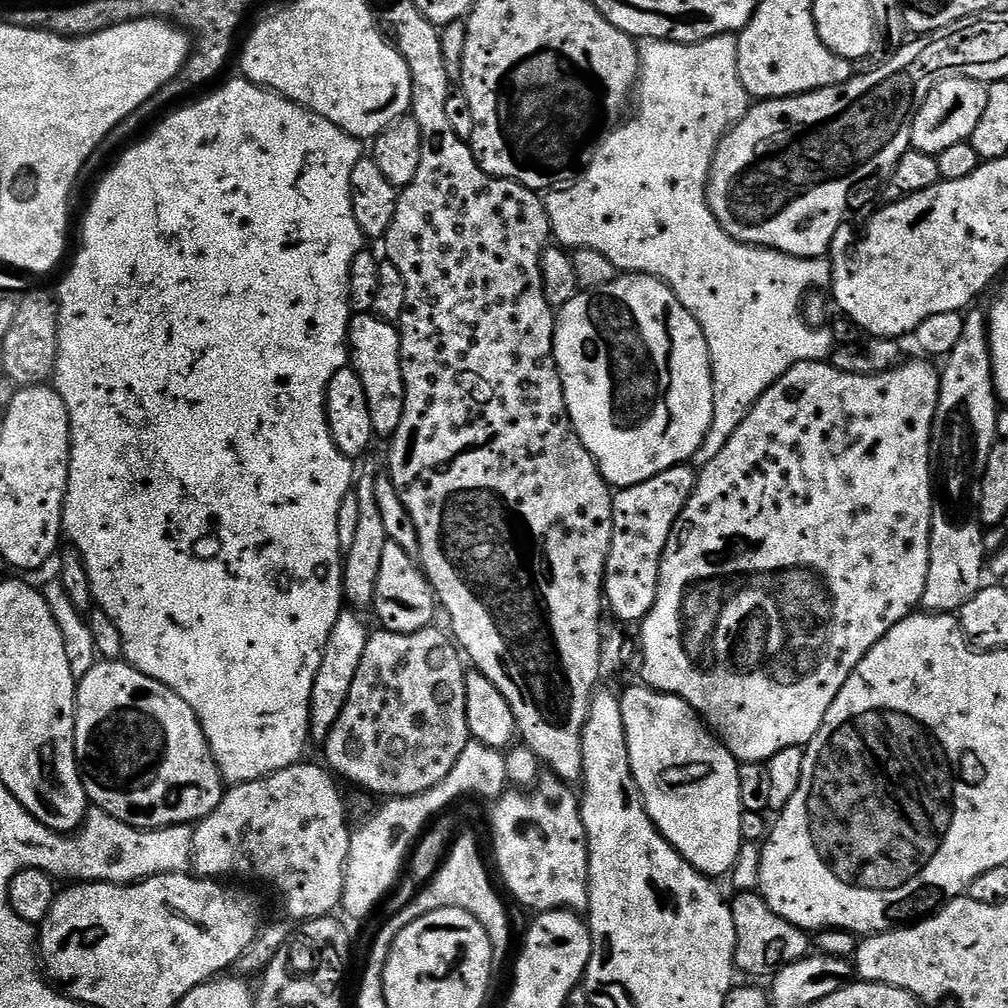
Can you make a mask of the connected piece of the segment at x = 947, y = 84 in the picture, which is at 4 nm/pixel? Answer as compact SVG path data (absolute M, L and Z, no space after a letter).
M949 76L935 84L922 106L916 109L912 123L912 148L917 152L938 154L946 150L946 146L954 146L963 140L971 141L974 126L978 126L978 118L982 118L982 110L986 110L987 93L988 89L981 81L965 76Z

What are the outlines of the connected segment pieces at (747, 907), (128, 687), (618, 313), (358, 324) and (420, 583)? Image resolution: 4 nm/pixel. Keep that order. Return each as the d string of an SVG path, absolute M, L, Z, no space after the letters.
M759 891L739 892L731 897L732 917L734 918L734 968L737 973L745 972L748 976L771 977L788 964L798 962L809 955L810 936L805 929L786 922L764 901Z
M101 659L85 677L78 680L76 686L76 759L80 762L80 775L84 778L84 789L88 792L88 799L95 807L109 812L114 818L126 822L130 827L141 829L165 828L175 824L191 824L205 820L211 812L222 802L226 791L224 775L212 756L206 734L190 706L174 690L170 690L162 682L142 674L123 659Z
M641 272L617 274L613 280L606 282L606 286L598 286L587 290L577 291L577 296L572 296L564 304L564 309L559 309L556 316L556 333L552 343L552 352L556 356L556 365L560 367L562 386L566 394L566 406L570 418L574 422L574 430L578 438L582 438L582 446L590 450L596 460L600 473L613 489L629 488L638 482L646 482L646 478L654 478L654 474L662 474L662 470L670 470L679 464L687 465L692 456L702 446L706 434L710 430L710 422L714 418L714 386L712 385L712 355L706 346L706 338L698 326L698 322L678 302L674 290L657 276L647 276Z
M372 312L353 315L348 327L348 351L350 367L358 374L358 378L362 378L362 387L366 389L366 402L370 402L370 422L374 422L376 436L391 438L398 426L402 426L402 414L406 406L400 329L393 321L384 320Z
M388 543L382 550L382 570L378 574L378 586L374 601L374 613L380 619L379 627L385 632L414 634L429 627L438 616L438 601L432 591L432 583L425 576L423 568L411 556L402 550L402 546Z

